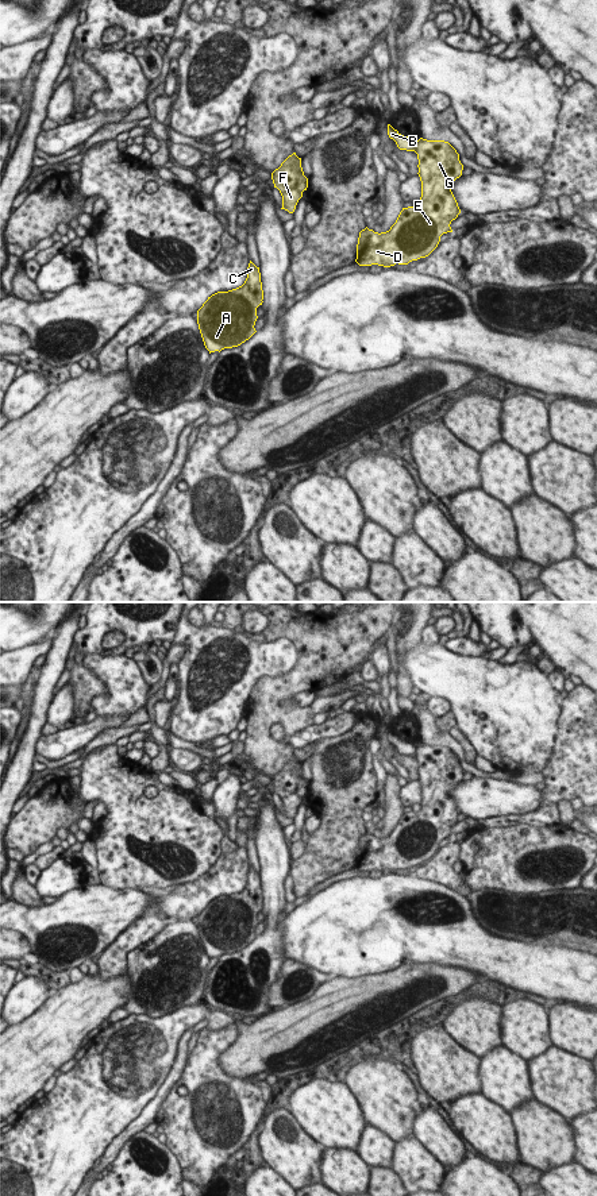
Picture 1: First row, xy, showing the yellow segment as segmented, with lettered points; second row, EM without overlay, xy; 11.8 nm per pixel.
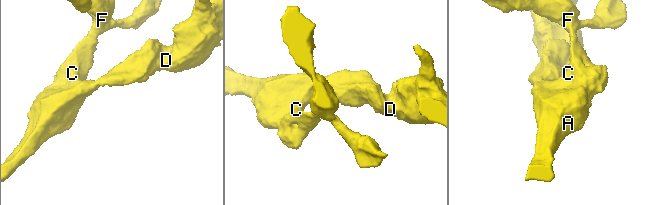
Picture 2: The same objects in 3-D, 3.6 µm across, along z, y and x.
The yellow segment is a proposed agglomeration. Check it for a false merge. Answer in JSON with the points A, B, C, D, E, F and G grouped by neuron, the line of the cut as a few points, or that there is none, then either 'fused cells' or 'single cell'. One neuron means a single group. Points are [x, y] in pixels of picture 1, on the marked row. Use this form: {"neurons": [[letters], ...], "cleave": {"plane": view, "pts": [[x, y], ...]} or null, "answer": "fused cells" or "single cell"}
{"neurons": [["A", "C", "D", "E", "F", "G"], ["B"]], "cleave": {"plane": "xy", "pts": [[416, 142], [413, 150]]}, "answer": "fused cells"}

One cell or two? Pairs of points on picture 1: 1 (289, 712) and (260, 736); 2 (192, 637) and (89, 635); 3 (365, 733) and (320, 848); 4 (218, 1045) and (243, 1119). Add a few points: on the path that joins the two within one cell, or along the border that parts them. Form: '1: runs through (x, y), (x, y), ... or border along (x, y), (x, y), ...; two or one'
1: runs through (280, 712), (276, 712), (261, 726); one
2: border along (181, 616), (174, 637), (170, 641); two
3: runs through (345, 762), (339, 787), (339, 820); one
4: runs through (211, 1064), (211, 1087), (224, 1100); one

